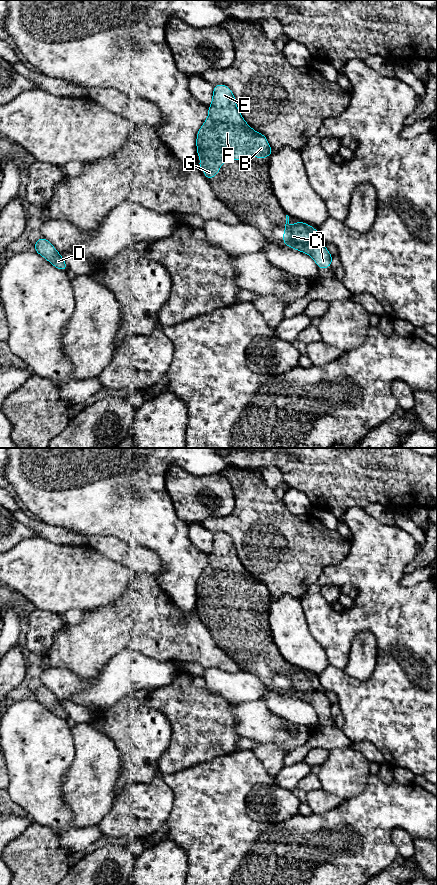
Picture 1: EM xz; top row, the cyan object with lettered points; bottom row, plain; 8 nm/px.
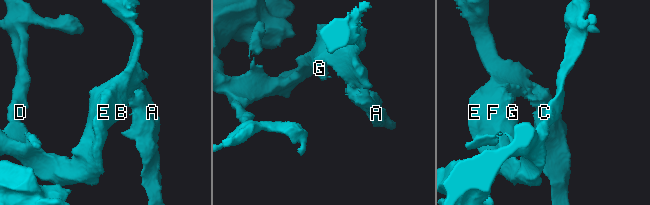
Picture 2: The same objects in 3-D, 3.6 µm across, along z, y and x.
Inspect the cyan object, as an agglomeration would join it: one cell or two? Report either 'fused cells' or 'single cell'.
single cell

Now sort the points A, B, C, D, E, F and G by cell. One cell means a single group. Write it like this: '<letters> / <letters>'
A B C D E F G

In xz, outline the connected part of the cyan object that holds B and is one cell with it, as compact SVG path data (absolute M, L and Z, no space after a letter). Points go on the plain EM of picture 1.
M216 532L213 536L212 551L208 555L208 566L198 578L196 585L197 603L201 610L196 612L204 617L204 624L211 629L221 619L221 610L230 608L247 608L256 604L263 608L274 600L266 584L252 577L242 565L232 538L225 532Z

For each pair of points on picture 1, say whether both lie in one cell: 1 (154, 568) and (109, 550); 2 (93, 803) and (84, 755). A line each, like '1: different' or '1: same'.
1: same
2: same

